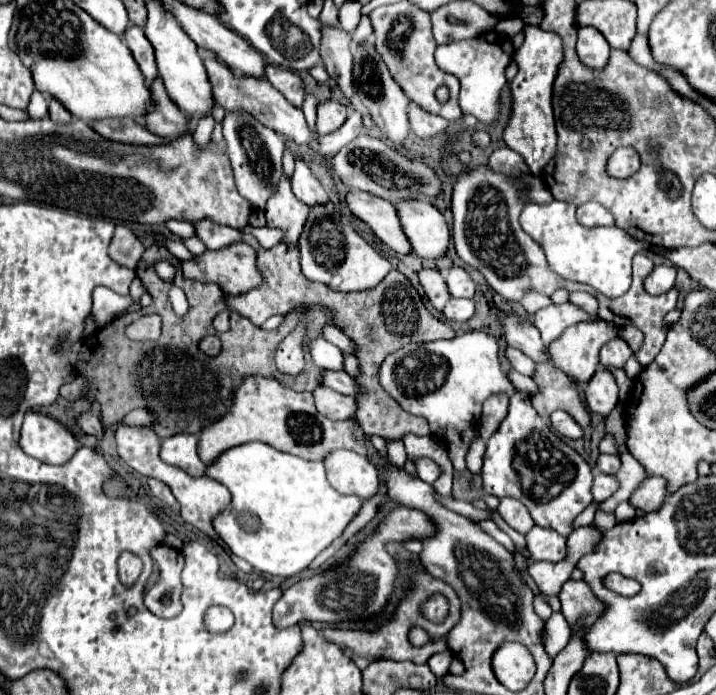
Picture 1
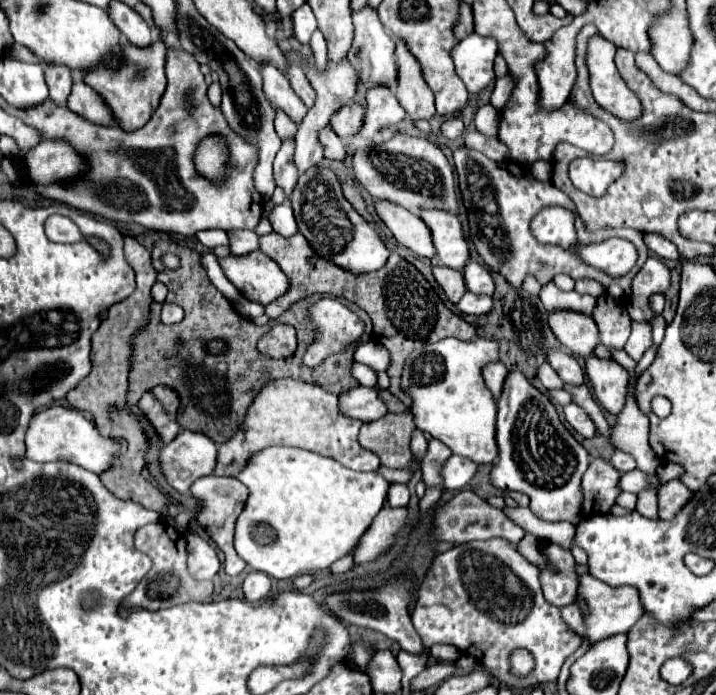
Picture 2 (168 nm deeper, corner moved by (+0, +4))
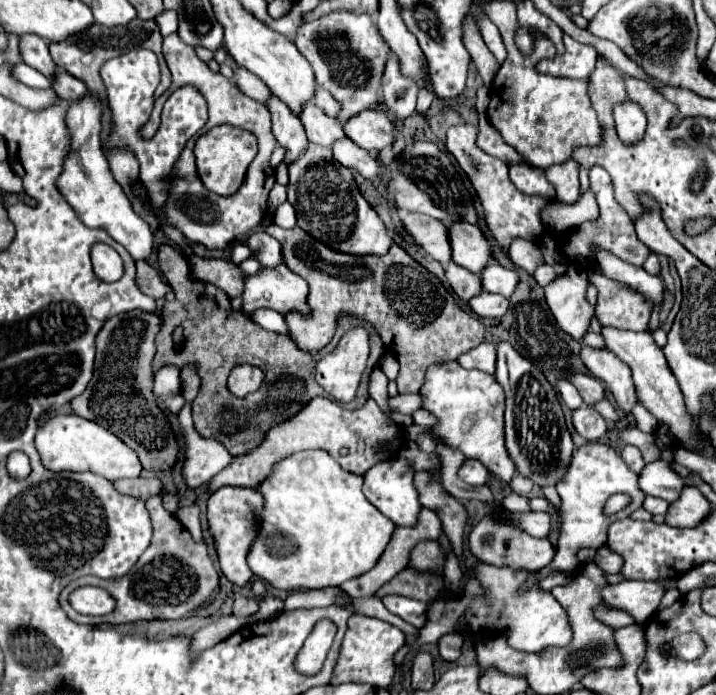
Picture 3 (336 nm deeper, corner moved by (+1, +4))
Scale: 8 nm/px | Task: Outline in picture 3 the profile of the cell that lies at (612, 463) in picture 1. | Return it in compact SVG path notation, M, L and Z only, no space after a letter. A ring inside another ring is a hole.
M624 445L624 449L622 449L622 459L626 461L626 465L634 471L634 473L640 473L642 469L644 469L644 459L642 459L642 453L634 447L634 445Z

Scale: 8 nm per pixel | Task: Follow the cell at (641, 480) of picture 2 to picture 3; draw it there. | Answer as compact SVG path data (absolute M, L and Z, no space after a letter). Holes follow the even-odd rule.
M670 449L662 453L662 463L648 463L644 467L644 471L640 473L640 485L642 491L646 491L646 495L662 497L668 503L672 503L680 497L686 483L682 477L670 471L670 467L666 467L666 459L674 459Z

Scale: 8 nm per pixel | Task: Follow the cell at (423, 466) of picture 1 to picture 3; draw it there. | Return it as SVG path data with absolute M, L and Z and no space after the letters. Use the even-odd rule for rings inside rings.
M468 459L460 471L458 471L458 477L470 485L484 485L486 483L486 477L488 477L488 471L486 467L482 467L482 463L478 463L476 459Z

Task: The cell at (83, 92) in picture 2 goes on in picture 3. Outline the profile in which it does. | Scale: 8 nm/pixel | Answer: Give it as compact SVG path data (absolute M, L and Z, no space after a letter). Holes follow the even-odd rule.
M58 69L54 73L54 77L52 77L52 89L56 91L58 97L72 99L72 101L78 99L78 95L84 95L88 91L82 81L78 81L76 77L72 77L70 73L66 73L62 69Z

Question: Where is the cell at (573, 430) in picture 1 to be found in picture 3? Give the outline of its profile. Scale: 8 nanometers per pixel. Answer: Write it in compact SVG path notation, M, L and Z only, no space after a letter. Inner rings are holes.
M580 407L572 411L572 419L578 435L582 435L586 441L598 441L608 433L608 423L592 407Z

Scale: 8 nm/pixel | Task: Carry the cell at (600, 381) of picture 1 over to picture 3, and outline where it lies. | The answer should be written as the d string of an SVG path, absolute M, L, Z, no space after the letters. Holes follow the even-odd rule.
M582 347L580 351L582 363L588 367L588 371L606 383L608 391L612 393L616 405L622 411L632 411L638 397L632 383L632 373L626 363L622 363L612 351L608 349L594 349L594 347Z

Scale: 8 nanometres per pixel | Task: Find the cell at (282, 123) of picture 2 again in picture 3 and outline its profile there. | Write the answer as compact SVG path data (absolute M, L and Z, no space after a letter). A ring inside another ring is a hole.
M238 67L234 69L234 81L240 87L240 91L252 99L258 99L260 103L266 103L266 97L270 97L270 89L250 71Z

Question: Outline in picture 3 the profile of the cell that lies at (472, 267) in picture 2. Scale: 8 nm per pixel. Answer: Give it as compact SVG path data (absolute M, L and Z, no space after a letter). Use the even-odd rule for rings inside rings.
M492 259L482 273L482 285L488 293L500 293L510 297L518 287L518 273L514 269L502 267L496 259Z

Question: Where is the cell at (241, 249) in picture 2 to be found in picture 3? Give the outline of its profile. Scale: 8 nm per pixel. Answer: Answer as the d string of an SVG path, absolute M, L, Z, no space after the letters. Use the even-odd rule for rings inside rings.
M254 231L248 237L248 247L252 247L256 259L264 267L276 267L276 265L284 263L282 245L274 237L270 237L266 231Z

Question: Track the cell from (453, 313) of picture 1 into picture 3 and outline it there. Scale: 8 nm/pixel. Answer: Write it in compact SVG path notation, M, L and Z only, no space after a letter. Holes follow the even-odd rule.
M482 291L468 303L480 317L502 317L508 311L508 299L504 295L494 295L488 291Z

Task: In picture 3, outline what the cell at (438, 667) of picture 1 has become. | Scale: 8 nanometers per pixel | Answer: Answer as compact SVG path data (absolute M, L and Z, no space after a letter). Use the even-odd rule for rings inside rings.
M452 633L452 635L446 635L440 639L440 655L444 661L448 663L454 663L460 655L462 655L462 643L464 643L464 637L458 635L458 633Z

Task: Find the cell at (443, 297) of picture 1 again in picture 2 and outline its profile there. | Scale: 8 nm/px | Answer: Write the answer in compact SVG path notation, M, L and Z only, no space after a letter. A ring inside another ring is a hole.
M435 265L433 267L433 277L437 279L439 287L445 291L445 295L447 295L447 299L451 303L457 303L463 297L465 287L463 287L463 275L461 275L461 271L451 269L451 267Z

